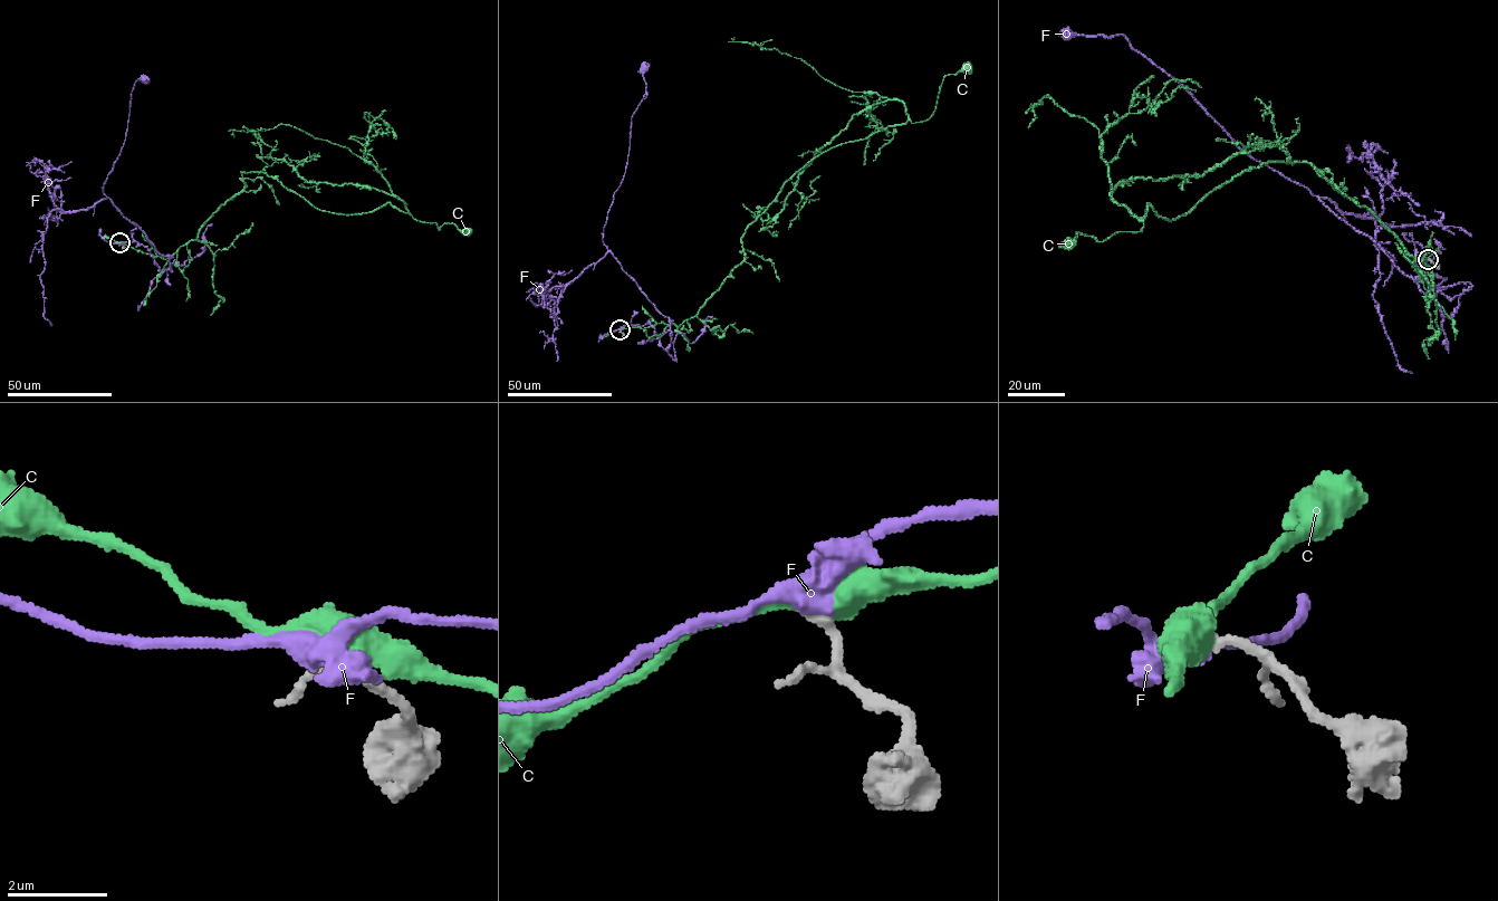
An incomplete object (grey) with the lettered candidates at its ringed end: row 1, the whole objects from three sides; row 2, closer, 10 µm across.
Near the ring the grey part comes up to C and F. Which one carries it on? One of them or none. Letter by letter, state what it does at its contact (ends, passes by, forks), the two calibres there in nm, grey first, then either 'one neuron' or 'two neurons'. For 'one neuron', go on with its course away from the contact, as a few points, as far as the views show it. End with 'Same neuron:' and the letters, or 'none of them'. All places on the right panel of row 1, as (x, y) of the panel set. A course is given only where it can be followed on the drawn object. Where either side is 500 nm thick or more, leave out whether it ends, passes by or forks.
C: calibres 240 and 500 nm; two neurons
F: it passes by; calibres 240 and 420 nm; one neuron; course (1428, 259), (1431, 287), (1470, 286), (1426, 295), (1123, 35), (1066, 35)
Same neuron: F

